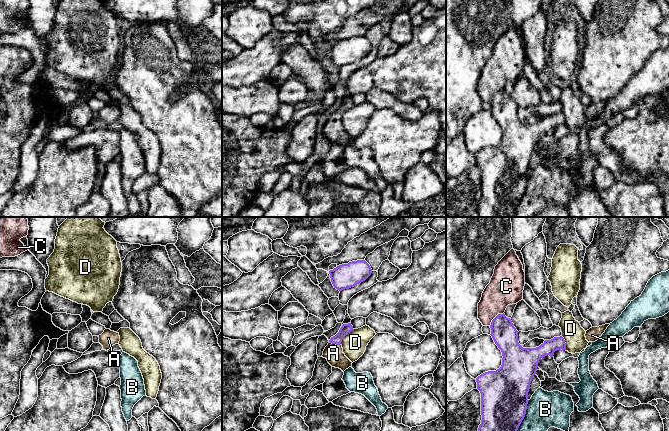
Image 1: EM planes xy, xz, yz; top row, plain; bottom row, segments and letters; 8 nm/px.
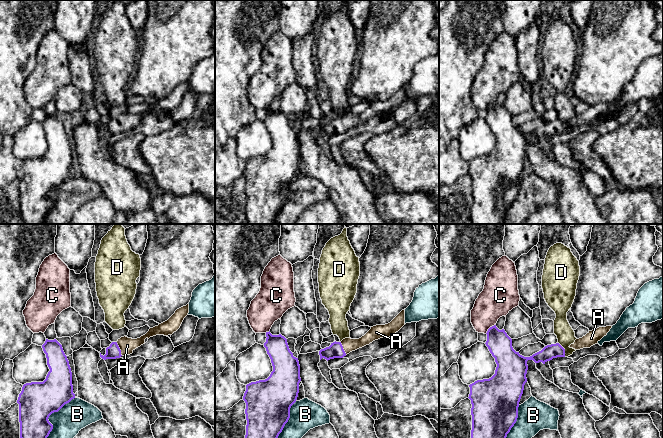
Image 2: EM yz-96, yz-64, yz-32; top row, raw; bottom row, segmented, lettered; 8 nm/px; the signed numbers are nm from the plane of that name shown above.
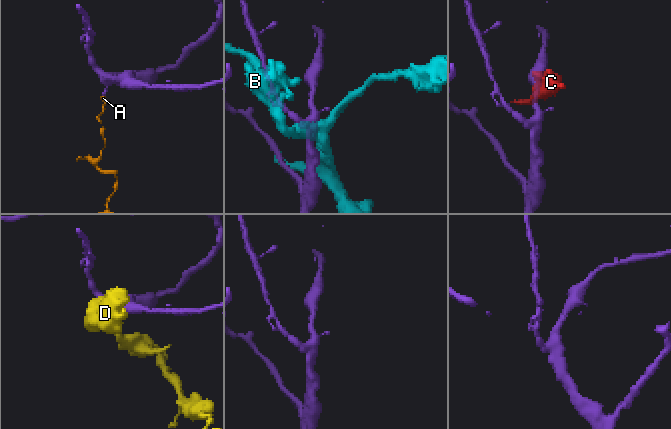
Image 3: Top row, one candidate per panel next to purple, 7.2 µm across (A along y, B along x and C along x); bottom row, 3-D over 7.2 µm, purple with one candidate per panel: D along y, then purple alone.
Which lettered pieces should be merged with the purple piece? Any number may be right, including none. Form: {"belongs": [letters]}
{"belongs": ["A"]}

